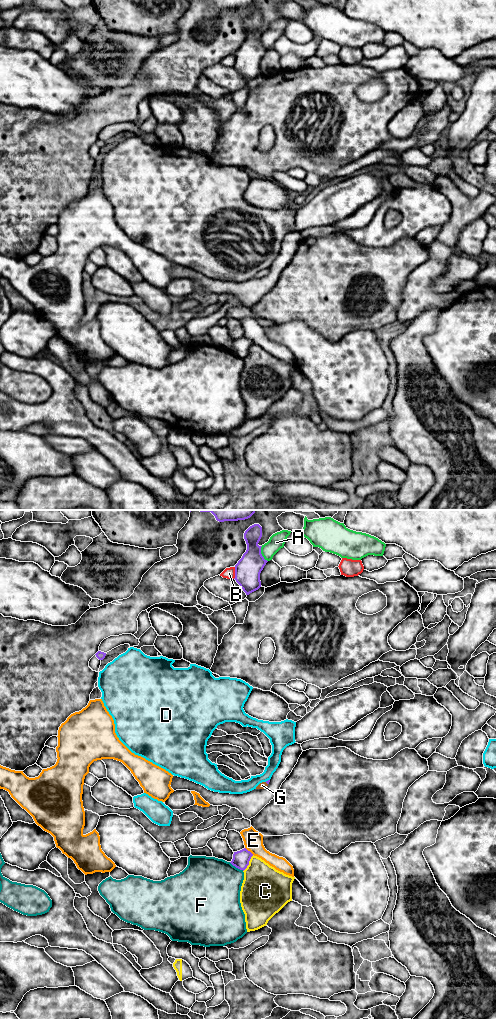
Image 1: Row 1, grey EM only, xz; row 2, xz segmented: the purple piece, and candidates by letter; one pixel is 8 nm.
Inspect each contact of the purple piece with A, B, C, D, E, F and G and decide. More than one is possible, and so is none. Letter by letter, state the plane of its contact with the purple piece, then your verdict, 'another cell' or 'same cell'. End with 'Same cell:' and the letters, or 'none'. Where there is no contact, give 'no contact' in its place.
A: contact in xz; another cell
B: contact in xz; another cell
C: contact in xz; another cell
D: contact in xz; another cell
E: contact in xz; another cell
F: contact in xz; another cell
G: no contact; same cell
Same cell: G

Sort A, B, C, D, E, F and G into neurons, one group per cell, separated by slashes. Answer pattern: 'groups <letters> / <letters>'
groups A / B / C / D / E / F / G

